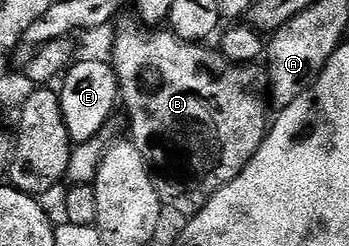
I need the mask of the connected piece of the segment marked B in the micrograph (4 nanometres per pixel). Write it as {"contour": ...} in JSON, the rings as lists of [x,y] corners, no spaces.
{"contour":[[[119,18],[116,23],[118,32],[114,35],[112,66],[118,74],[121,106],[126,106],[126,115],[130,118],[129,142],[133,143],[140,157],[144,157],[162,206],[193,217],[221,187],[228,185],[245,169],[266,140],[268,87],[264,82],[263,68],[249,63],[233,63],[213,46],[185,43],[169,29],[147,29],[133,18],[124,18]]]}

